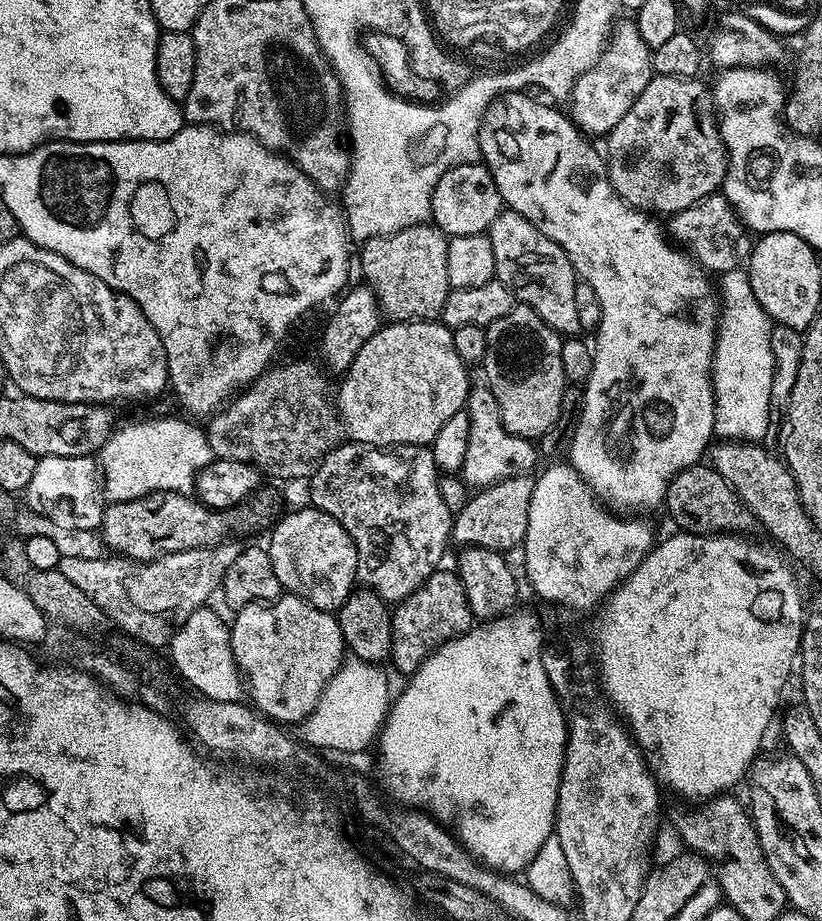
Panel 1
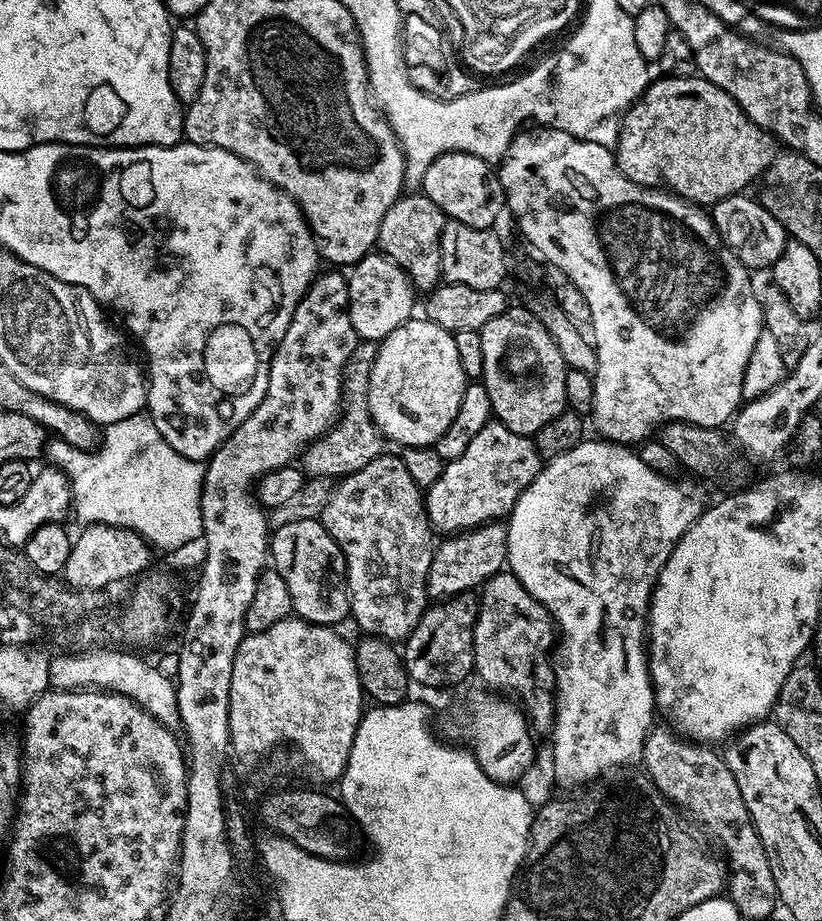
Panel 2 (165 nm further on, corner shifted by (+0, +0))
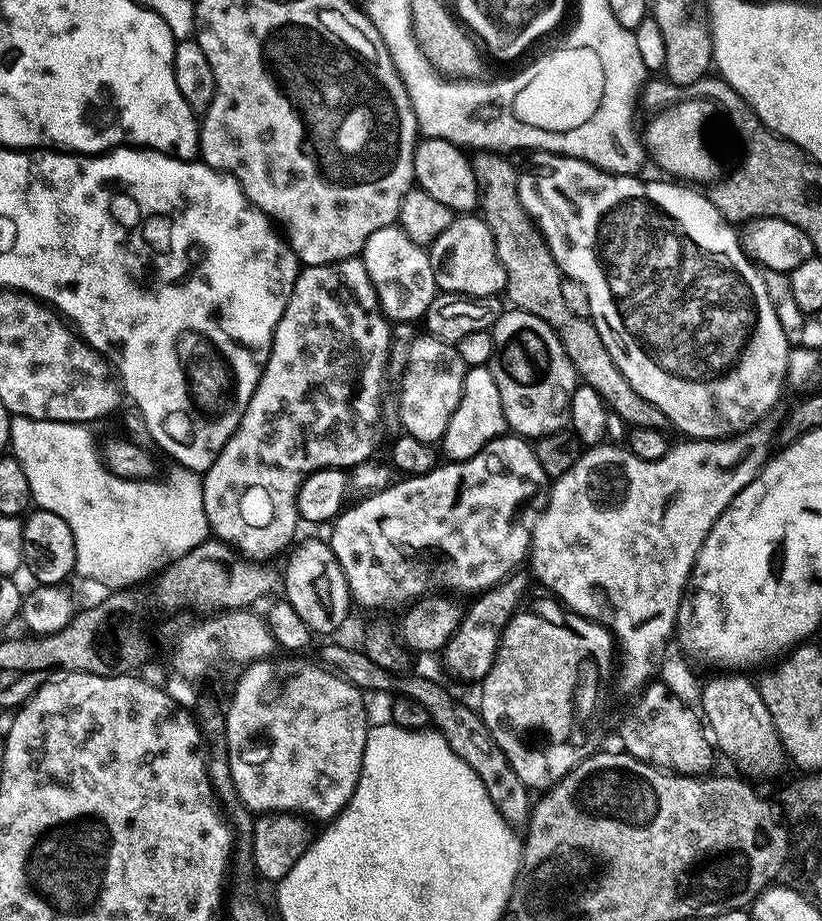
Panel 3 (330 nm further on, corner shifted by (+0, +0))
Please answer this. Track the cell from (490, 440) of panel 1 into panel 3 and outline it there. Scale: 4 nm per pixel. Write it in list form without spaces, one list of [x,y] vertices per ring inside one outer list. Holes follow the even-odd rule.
[[[505,434],[494,438],[494,442],[487,444],[474,458],[469,460],[458,460],[455,462],[441,463],[434,470],[425,473],[424,476],[409,476],[407,478],[397,479],[388,485],[388,488],[382,490],[372,497],[366,497],[364,500],[353,503],[349,508],[345,507],[343,511],[331,521],[332,537],[330,543],[334,558],[342,566],[344,576],[348,580],[348,591],[351,599],[356,600],[364,608],[378,608],[382,604],[402,604],[407,605],[419,597],[424,597],[433,593],[435,590],[448,590],[444,588],[458,588],[462,592],[472,592],[479,594],[485,588],[492,588],[499,584],[505,576],[515,573],[520,563],[525,563],[526,557],[530,552],[530,540],[520,528],[516,528],[516,511],[520,508],[523,500],[528,500],[543,484],[546,484],[546,477],[542,466],[538,466],[535,447],[525,437],[515,434]]]

